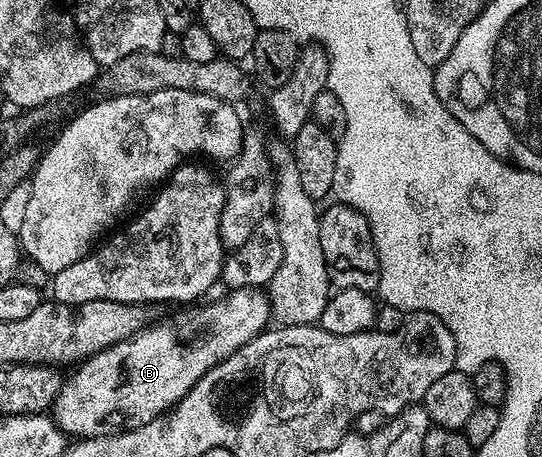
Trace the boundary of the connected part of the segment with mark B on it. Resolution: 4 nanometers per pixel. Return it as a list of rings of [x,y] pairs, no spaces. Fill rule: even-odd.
[[[234,289],[226,294],[225,301],[186,308],[189,309],[186,313],[181,313],[162,325],[150,324],[135,336],[115,343],[99,351],[94,357],[80,362],[75,369],[77,374],[62,384],[59,395],[52,403],[53,422],[70,438],[80,439],[125,433],[168,413],[192,391],[204,373],[211,371],[211,367],[215,367],[223,359],[239,351],[239,347],[251,343],[251,339],[270,328],[271,306],[268,296],[261,289]]]

